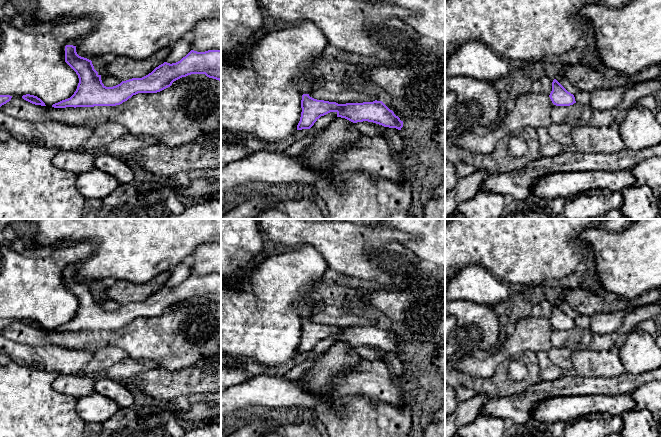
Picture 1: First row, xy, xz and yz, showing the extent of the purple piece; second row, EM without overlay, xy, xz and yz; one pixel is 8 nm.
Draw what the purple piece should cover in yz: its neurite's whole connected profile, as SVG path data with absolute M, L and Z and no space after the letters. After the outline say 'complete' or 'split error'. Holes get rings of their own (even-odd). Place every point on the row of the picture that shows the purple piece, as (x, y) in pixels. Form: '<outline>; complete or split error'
M556 79L552 82L552 91L549 97L556 106L570 106L576 103L574 95L568 92Z; complete

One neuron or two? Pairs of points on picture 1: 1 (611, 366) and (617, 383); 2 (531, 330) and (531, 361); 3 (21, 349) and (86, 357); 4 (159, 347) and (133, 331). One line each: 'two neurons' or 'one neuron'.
1: two neurons
2: two neurons
3: one neuron
4: one neuron

